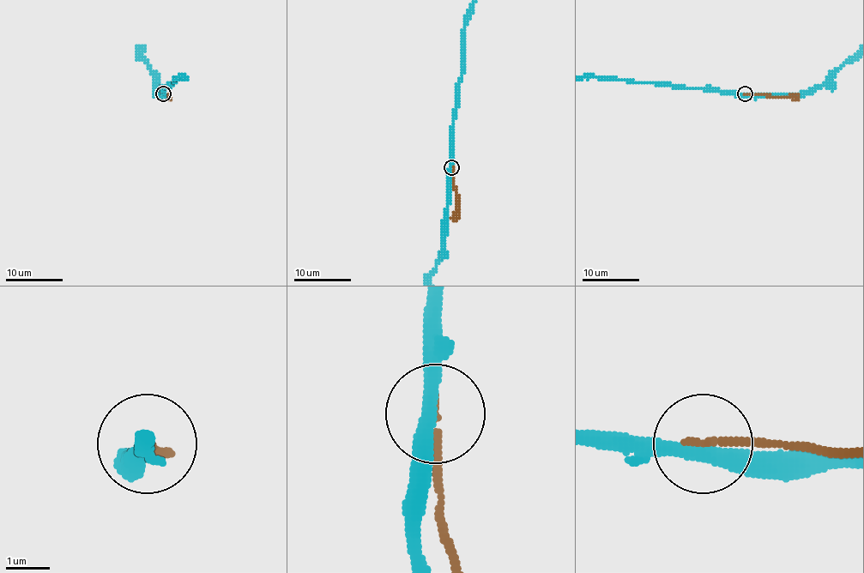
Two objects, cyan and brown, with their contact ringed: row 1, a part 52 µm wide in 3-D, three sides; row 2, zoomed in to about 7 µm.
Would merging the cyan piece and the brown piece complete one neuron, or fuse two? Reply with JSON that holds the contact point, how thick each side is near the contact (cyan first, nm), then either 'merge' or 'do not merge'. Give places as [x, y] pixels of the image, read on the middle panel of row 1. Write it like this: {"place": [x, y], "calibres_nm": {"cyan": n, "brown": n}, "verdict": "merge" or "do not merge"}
{"place": [451, 167], "calibres_nm": {"cyan": 340, "brown": 160}, "verdict": "do not merge"}

